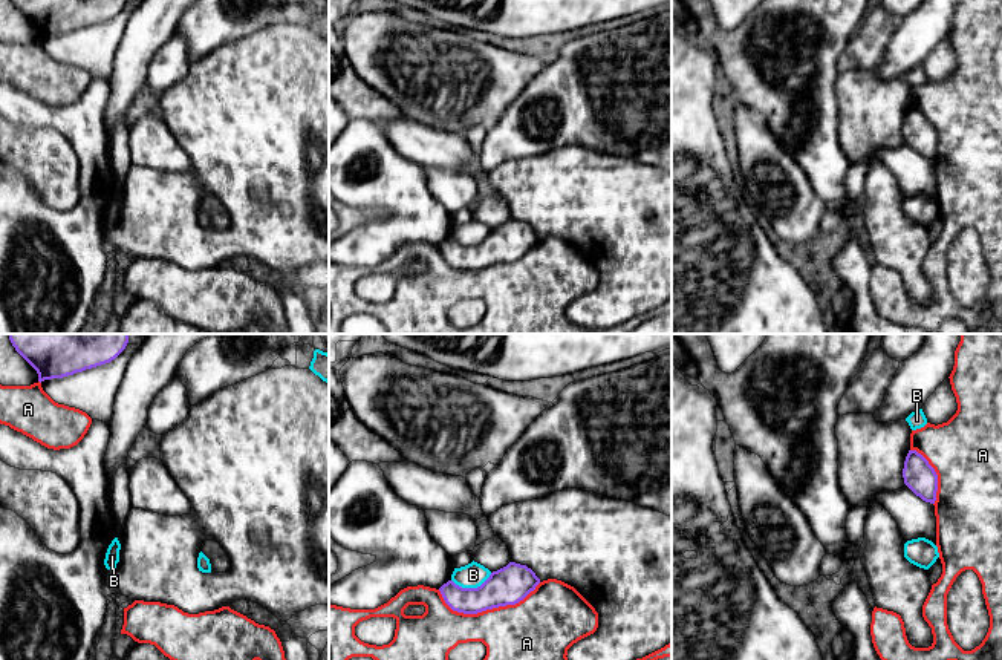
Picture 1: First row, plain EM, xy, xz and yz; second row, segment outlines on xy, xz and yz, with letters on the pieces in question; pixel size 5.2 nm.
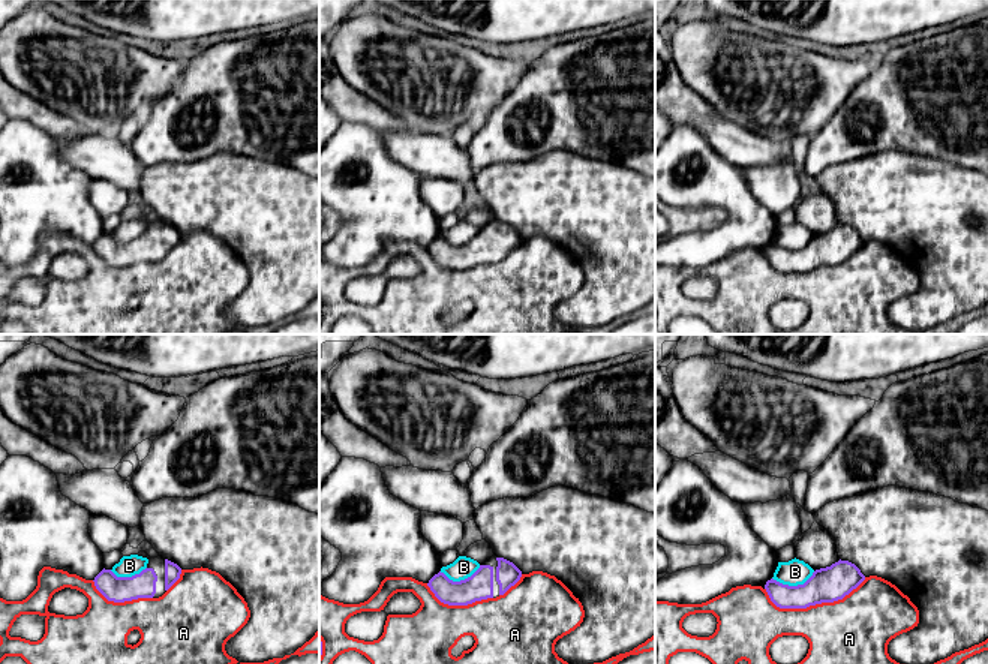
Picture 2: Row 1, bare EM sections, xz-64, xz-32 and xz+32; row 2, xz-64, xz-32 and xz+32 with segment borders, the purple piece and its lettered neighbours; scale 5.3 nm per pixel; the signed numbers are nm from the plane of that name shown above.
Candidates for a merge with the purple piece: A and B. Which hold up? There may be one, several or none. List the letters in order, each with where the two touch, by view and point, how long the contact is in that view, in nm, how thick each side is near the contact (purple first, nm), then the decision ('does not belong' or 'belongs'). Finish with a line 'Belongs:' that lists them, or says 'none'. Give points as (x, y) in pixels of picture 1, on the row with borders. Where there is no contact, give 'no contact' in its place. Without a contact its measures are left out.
A: contact xz (487, 608); length 550 nm; calibres 200 and 300 nm; does not belong
B: contact xz (471, 588); length 220 nm; calibres 200 and 130 nm; does not belong
Belongs: none

